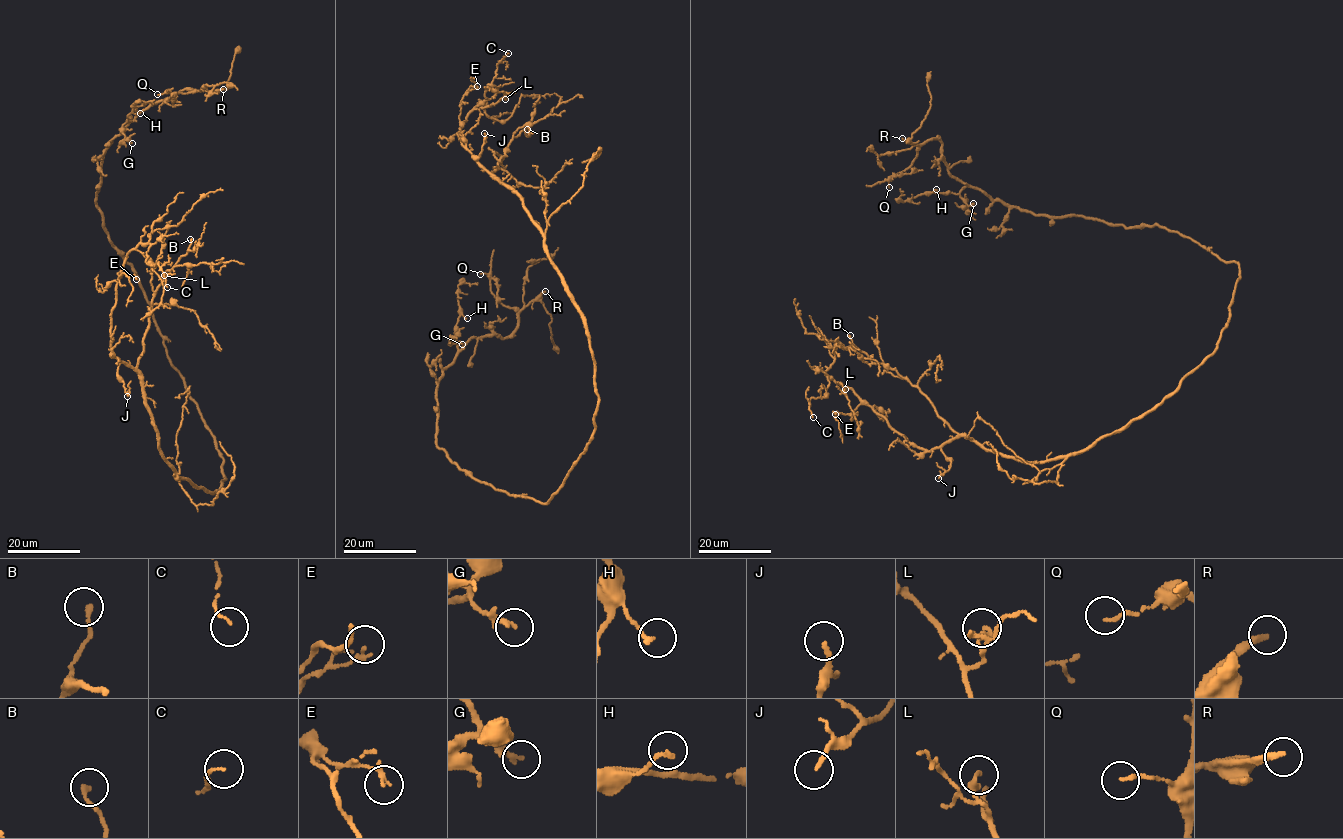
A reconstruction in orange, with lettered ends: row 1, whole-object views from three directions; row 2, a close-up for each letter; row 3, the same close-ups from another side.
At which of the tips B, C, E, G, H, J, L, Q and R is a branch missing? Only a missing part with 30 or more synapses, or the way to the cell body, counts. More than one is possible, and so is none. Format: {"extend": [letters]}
{"extend": ["R"]}

